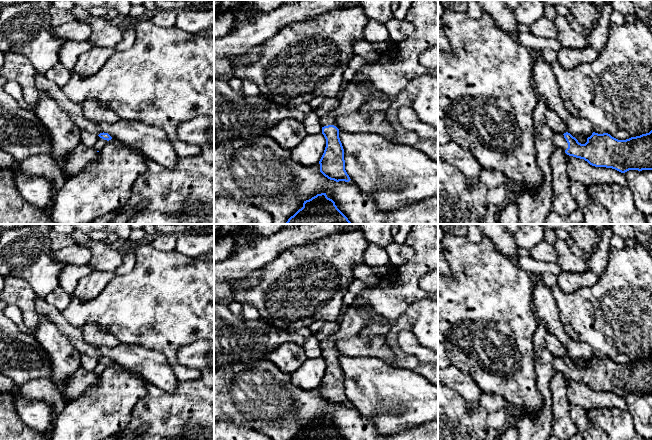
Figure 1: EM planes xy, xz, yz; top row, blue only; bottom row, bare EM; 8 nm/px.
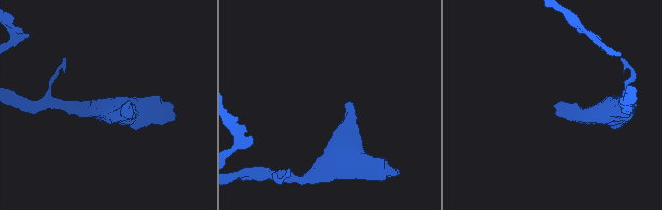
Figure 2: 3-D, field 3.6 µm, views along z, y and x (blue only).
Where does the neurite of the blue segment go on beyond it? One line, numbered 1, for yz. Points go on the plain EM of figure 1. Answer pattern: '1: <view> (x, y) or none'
1: yz (559, 365)

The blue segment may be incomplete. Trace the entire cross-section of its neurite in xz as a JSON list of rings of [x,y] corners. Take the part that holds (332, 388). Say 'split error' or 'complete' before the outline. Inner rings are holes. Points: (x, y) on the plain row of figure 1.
split error; [[[364,306],[344,308],[339,321],[339,331],[319,342],[326,371],[319,385],[320,396],[330,404],[349,406],[351,403],[345,394],[344,373],[339,362],[339,353],[335,350],[336,342],[356,336],[362,328],[375,322],[381,324],[383,317]]]

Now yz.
split error; [[[652,354],[640,360],[631,361],[626,364],[618,364],[608,357],[598,358],[593,356],[587,362],[585,368],[581,368],[570,357],[555,357],[553,367],[556,372],[562,372],[569,380],[584,383],[595,391],[606,391],[615,393],[621,397],[629,394],[652,394]]]

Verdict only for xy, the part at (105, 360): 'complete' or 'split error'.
split error

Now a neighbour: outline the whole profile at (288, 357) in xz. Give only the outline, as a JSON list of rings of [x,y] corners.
[[[290,342],[280,345],[267,356],[267,360],[289,375],[296,371],[306,359],[303,346]]]

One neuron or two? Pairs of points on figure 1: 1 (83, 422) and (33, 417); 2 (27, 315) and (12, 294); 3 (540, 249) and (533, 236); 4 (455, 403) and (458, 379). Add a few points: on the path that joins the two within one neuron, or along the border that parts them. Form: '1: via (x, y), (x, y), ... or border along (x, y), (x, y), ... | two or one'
1: border along (55, 416), (50, 429) | two
2: via (27, 310), (17, 299) | one
3: border along (543, 240), (529, 249) | two
4: border along (448, 385), (466, 399), (478, 402) | two

